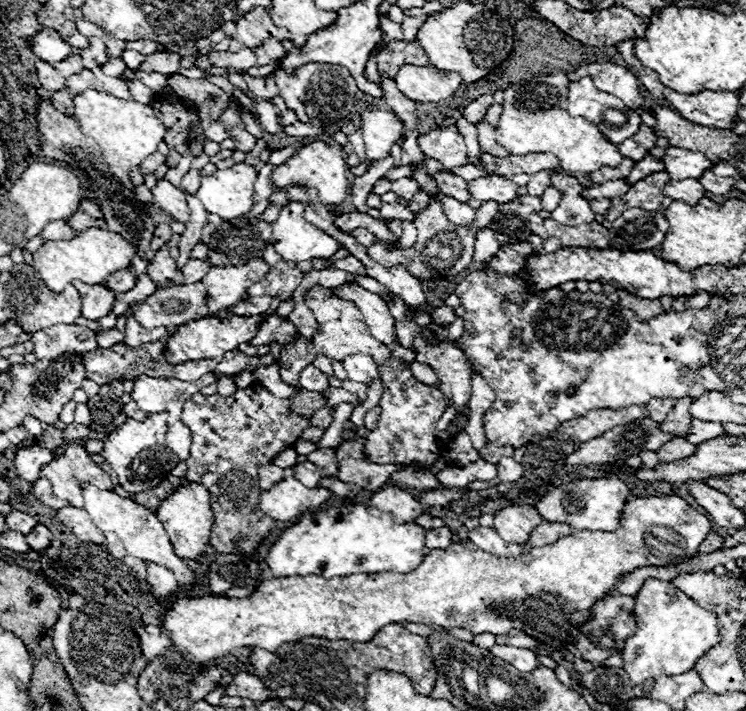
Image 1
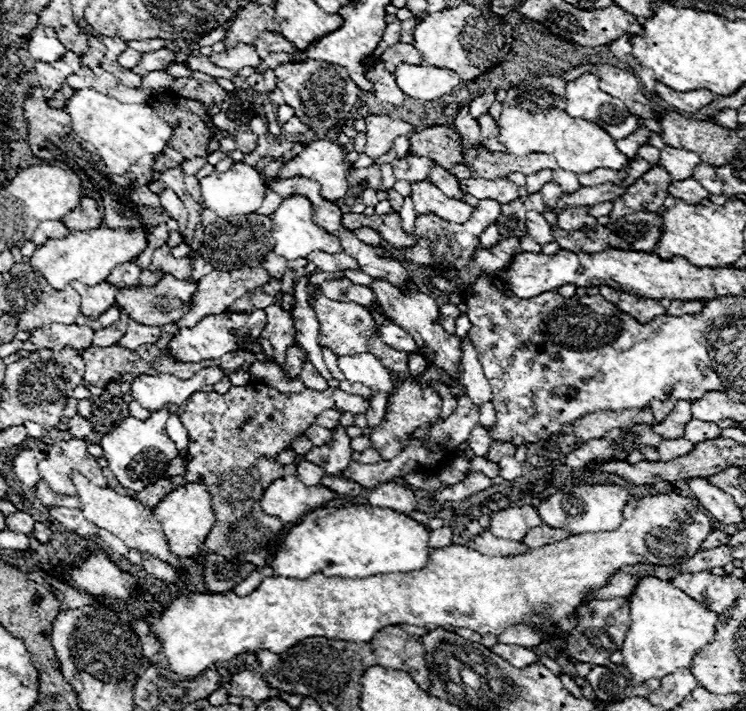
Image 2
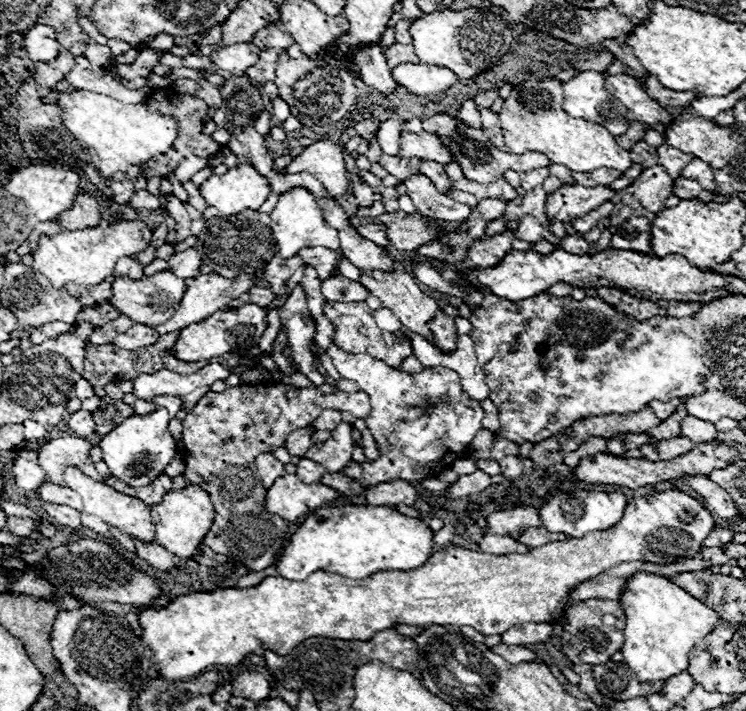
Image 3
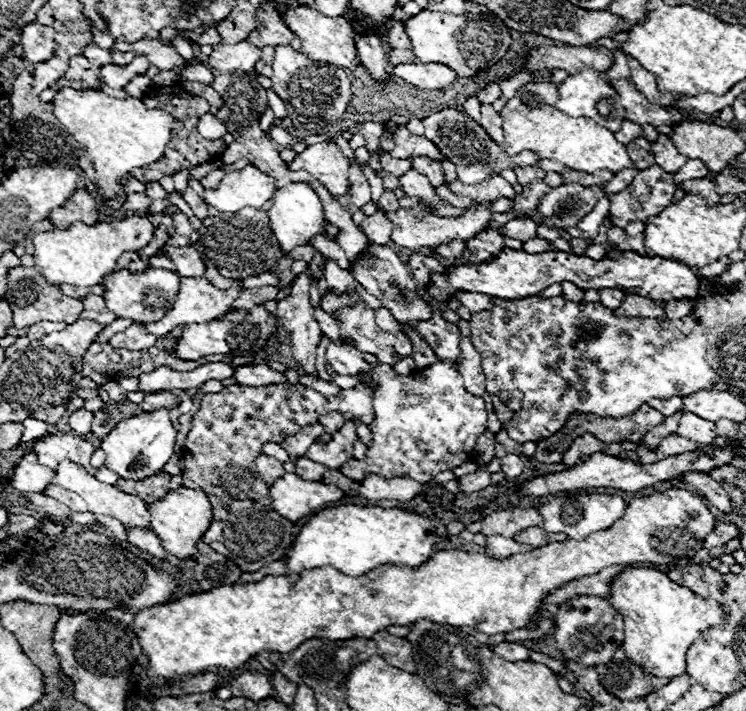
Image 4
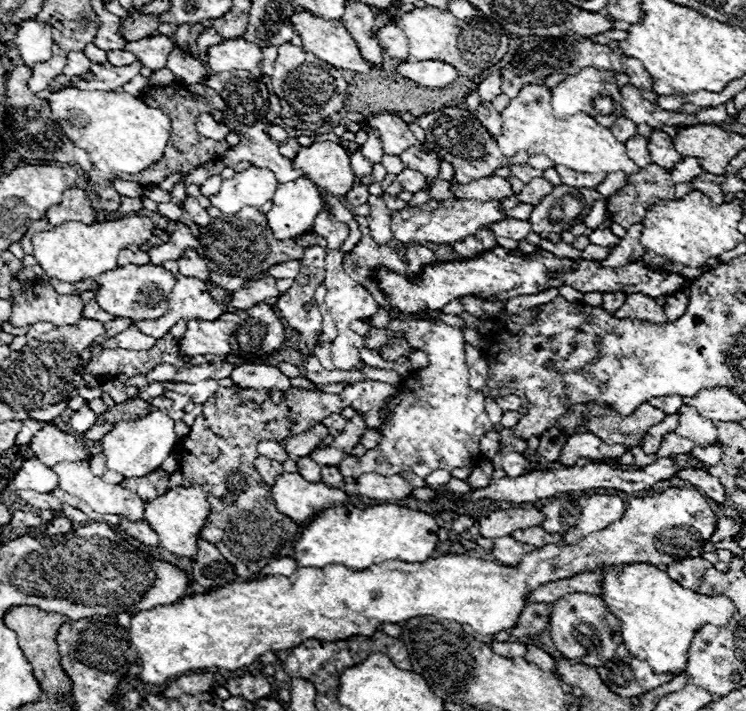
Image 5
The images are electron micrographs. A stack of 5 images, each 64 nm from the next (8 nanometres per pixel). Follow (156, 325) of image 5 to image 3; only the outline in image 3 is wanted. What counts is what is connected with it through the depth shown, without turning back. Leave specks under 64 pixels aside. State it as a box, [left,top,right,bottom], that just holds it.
[156,272,258,334]

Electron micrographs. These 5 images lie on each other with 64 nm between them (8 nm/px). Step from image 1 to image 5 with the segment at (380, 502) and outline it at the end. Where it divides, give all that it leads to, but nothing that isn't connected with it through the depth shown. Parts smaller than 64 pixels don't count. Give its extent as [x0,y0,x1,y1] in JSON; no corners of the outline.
[356,472,426,502]

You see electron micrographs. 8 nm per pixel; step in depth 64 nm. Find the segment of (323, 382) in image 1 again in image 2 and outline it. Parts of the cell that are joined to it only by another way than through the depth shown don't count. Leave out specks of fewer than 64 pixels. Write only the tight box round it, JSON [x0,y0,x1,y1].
[300,362,328,390]

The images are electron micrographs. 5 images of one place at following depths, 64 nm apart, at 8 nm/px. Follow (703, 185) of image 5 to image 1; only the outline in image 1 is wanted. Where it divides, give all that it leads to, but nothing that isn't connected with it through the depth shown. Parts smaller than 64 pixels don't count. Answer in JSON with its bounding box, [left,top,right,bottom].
[664,180,704,204]

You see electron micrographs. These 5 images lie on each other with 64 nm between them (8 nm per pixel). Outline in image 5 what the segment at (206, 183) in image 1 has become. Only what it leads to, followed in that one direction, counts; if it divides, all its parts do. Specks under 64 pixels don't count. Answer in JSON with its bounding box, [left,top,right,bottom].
[208,166,278,214]

